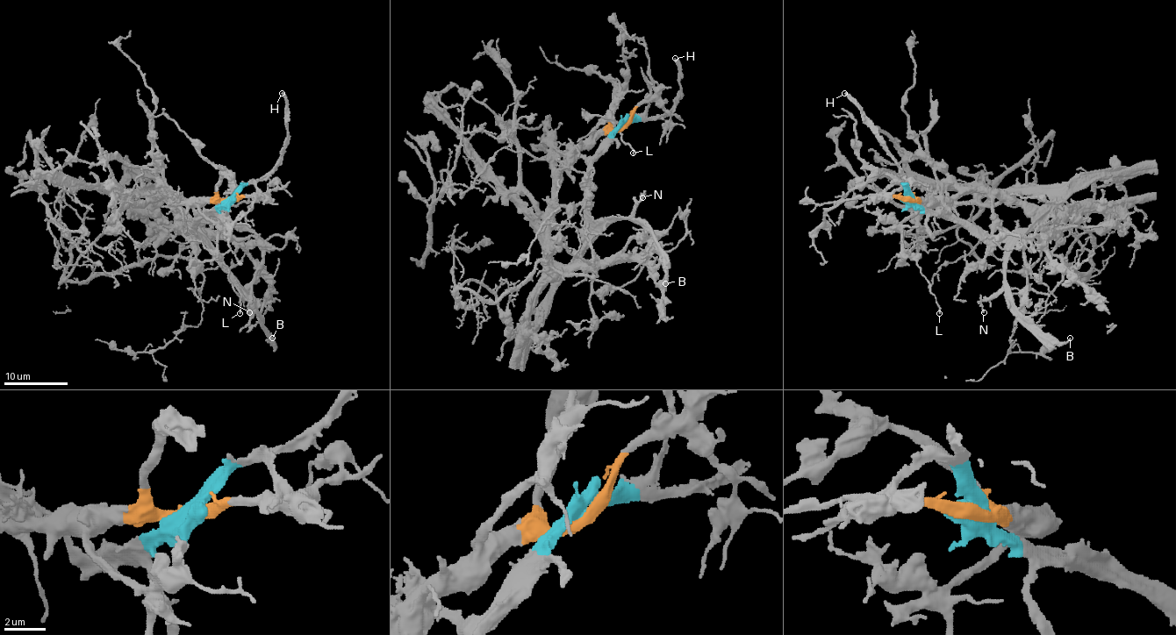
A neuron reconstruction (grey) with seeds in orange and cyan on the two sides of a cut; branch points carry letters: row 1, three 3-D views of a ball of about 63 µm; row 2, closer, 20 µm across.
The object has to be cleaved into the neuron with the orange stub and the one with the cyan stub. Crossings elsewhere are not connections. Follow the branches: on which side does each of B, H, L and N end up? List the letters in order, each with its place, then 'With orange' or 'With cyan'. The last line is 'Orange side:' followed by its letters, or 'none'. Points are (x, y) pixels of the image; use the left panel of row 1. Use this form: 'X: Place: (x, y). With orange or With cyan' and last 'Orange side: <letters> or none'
B: Place: (272, 338). With cyan
H: Place: (282, 93). With cyan
L: Place: (240, 313). With orange
N: Place: (249, 312). With cyan
Orange side: L

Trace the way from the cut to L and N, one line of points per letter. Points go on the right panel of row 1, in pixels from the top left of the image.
L: (911, 199), (921, 205), (901, 224), (901, 246), (921, 268), (936, 299), (939, 313)
N: (911, 199), (917, 207), (970, 224), (993, 242), (1006, 242), (1004, 283), (980, 302), (984, 311)

